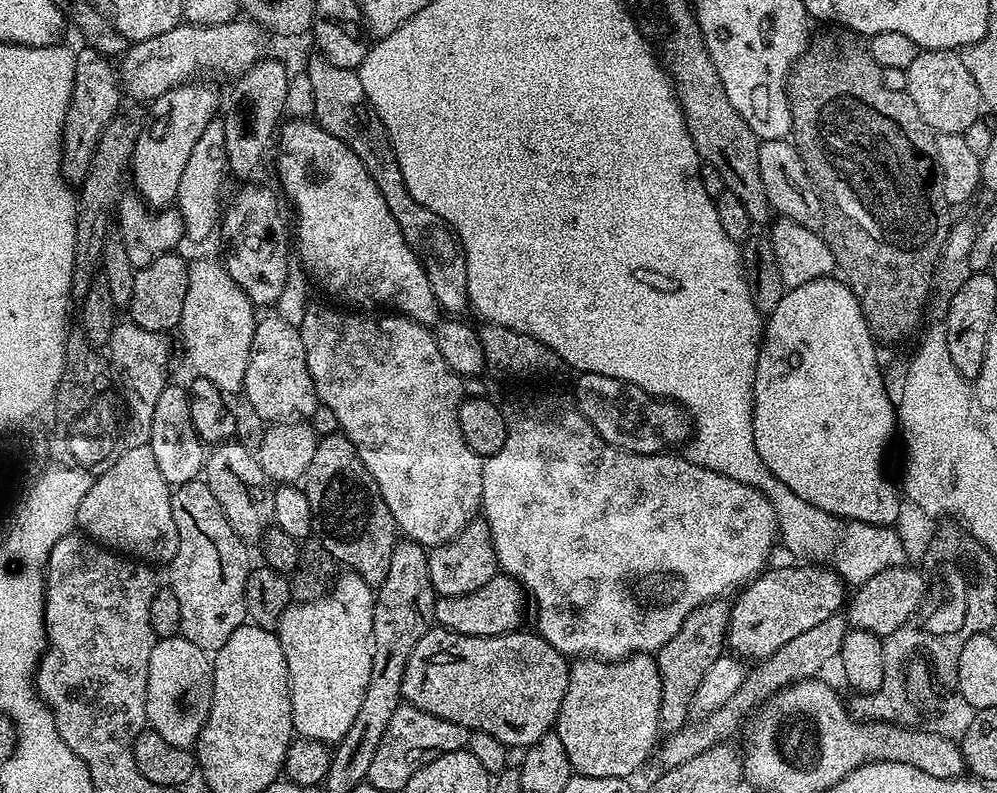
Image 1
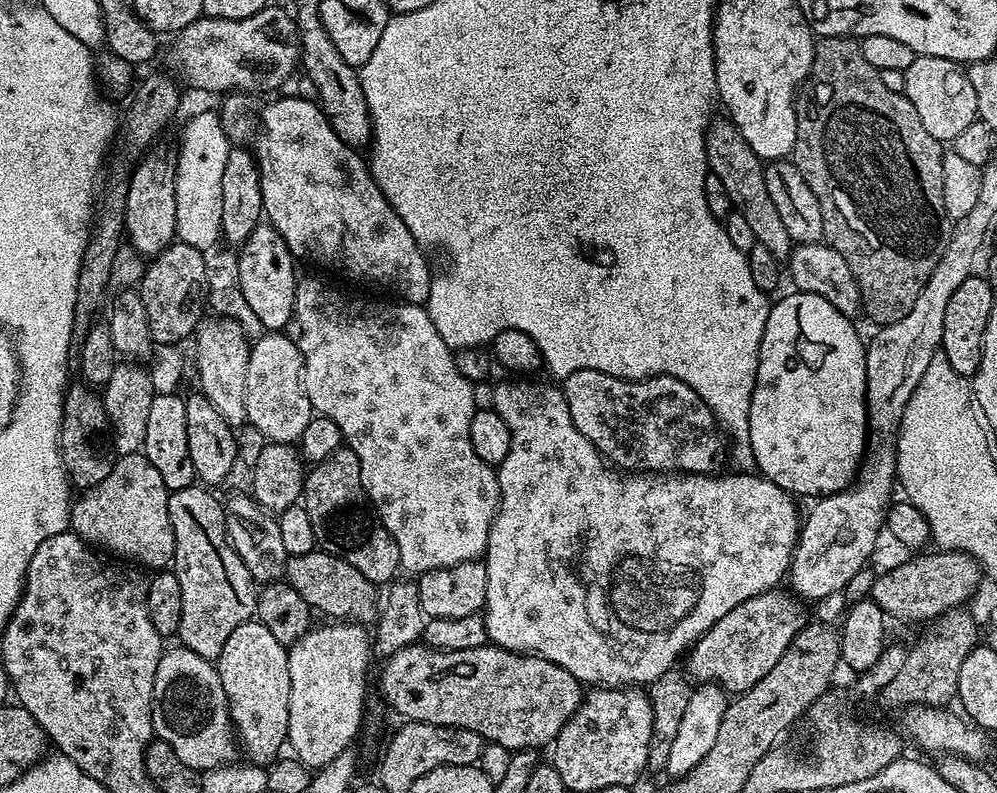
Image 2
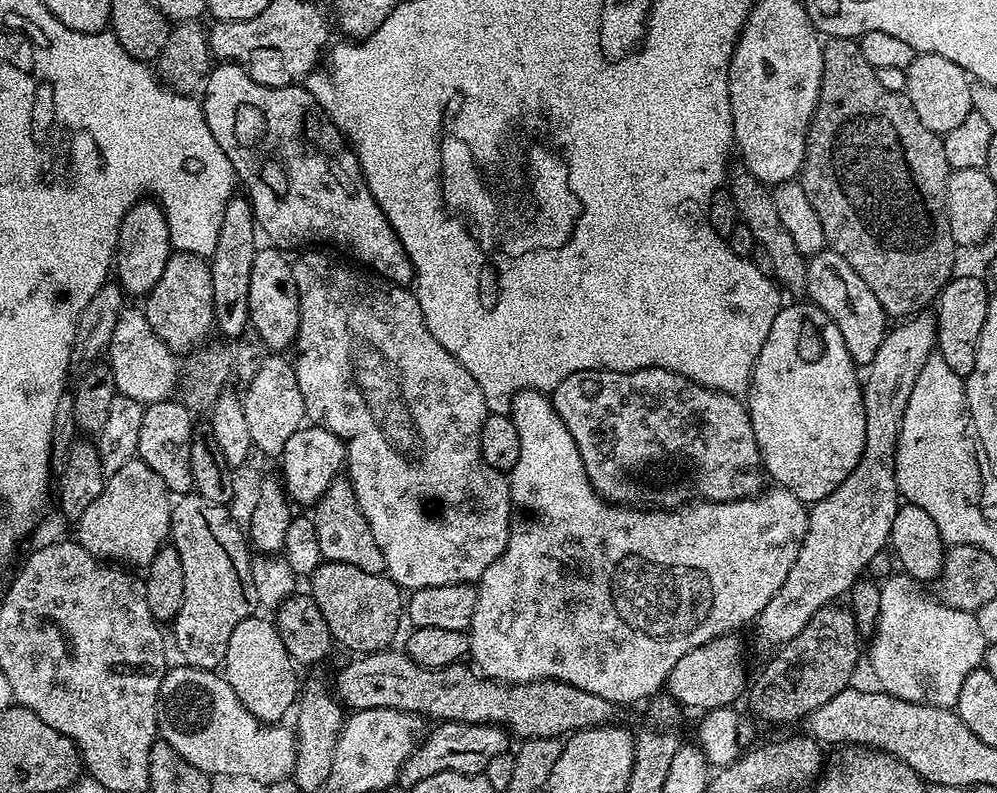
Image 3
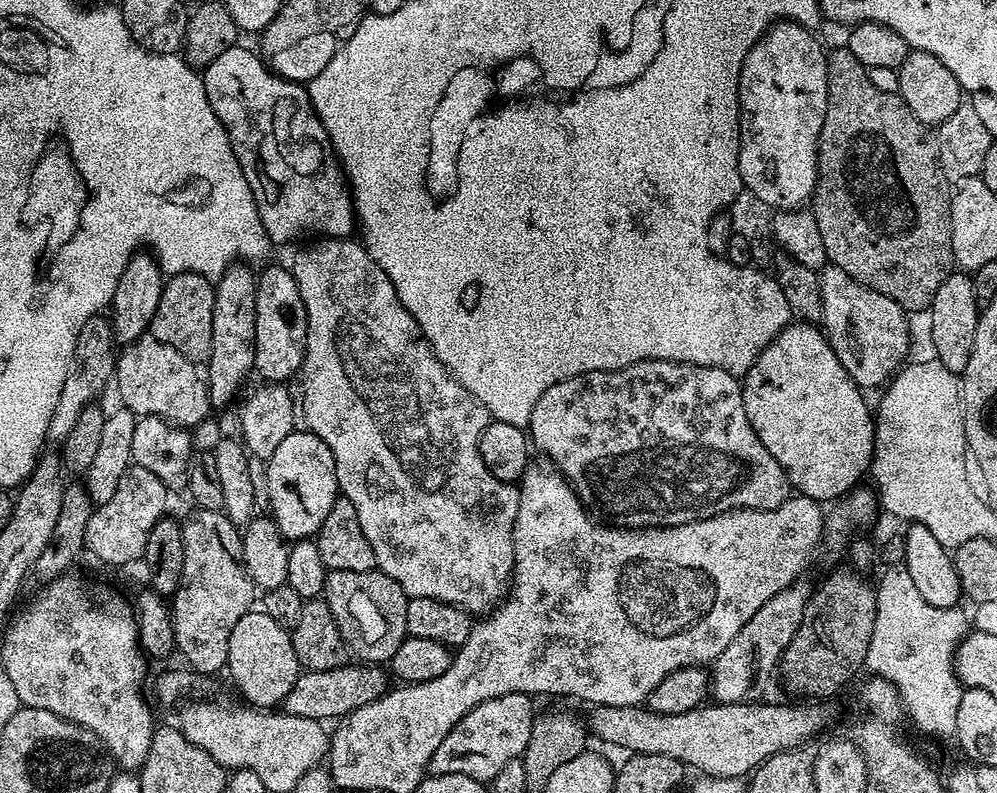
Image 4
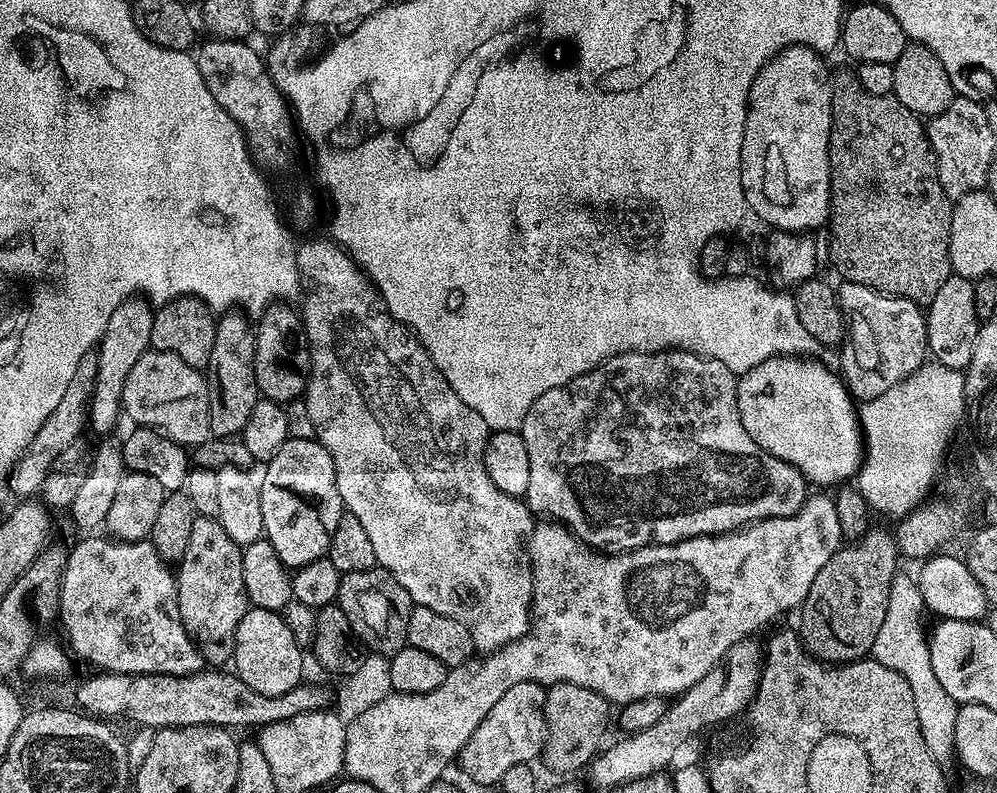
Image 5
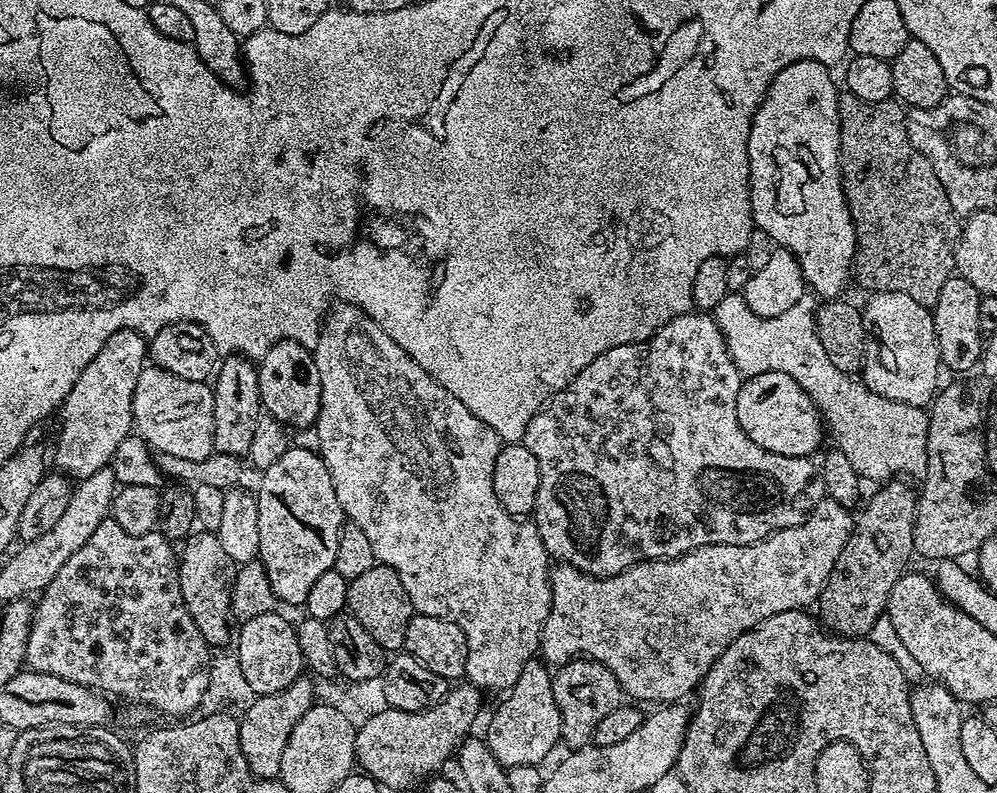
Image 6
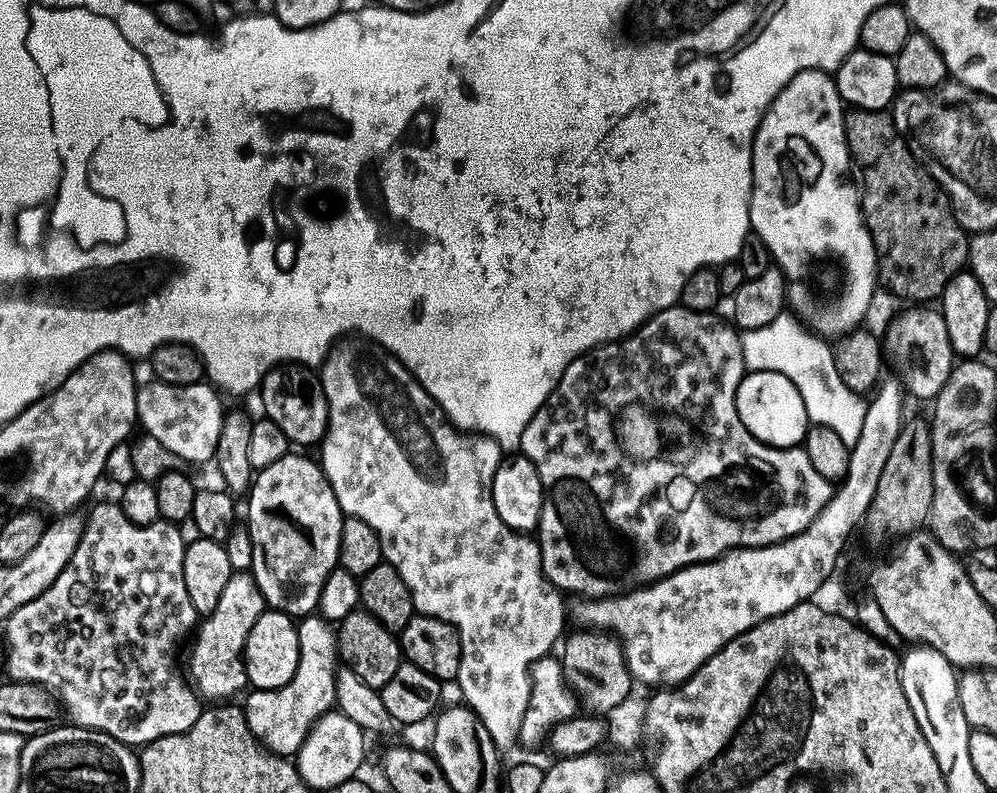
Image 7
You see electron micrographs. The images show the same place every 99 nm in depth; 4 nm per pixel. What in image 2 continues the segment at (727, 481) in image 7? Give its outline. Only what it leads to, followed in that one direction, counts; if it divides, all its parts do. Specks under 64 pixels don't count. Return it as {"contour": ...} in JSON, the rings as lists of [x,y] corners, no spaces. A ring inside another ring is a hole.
{"contour":[[[574,370],[574,374],[563,377],[562,387],[574,426],[617,469],[657,474],[719,469],[720,455],[726,452],[722,429],[686,382],[673,376],[623,380],[602,374],[602,370]]]}

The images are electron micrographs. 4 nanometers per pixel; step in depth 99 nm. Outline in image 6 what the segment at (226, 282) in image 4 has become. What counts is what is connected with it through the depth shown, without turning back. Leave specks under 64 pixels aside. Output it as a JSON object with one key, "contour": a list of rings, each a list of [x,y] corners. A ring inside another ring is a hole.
{"contour":[[[228,354],[219,361],[218,367],[214,373],[214,381],[211,385],[212,397],[214,398],[214,442],[212,443],[215,451],[222,454],[247,457],[250,450],[250,441],[254,439],[254,422],[262,414],[262,405],[260,402],[260,387],[258,386],[258,368],[247,356],[239,354]]]}

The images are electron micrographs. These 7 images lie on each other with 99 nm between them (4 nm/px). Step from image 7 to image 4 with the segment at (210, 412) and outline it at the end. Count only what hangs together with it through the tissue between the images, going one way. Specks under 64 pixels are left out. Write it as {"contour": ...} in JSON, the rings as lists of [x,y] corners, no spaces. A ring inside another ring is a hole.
{"contour":[[[151,334],[139,336],[134,343],[123,345],[122,351],[116,356],[116,371],[114,373],[114,388],[120,395],[119,403],[134,413],[141,416],[157,416],[169,420],[177,428],[192,430],[196,424],[210,416],[207,383],[196,373],[197,365],[191,360],[182,358],[174,346],[166,346],[166,342],[158,342]]]}

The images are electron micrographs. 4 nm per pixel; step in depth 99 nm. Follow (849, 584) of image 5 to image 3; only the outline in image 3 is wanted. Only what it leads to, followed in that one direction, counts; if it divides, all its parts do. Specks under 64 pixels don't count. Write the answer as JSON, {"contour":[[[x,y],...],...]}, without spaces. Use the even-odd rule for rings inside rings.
{"contour":[[[840,606],[818,610],[818,614],[814,614],[806,626],[802,626],[791,642],[773,655],[777,656],[761,670],[760,677],[751,681],[746,700],[752,703],[753,717],[761,716],[768,724],[803,721],[814,710],[818,710],[818,706],[830,702],[834,694],[853,683],[852,675],[860,660],[862,637],[849,609],[836,607]]]}

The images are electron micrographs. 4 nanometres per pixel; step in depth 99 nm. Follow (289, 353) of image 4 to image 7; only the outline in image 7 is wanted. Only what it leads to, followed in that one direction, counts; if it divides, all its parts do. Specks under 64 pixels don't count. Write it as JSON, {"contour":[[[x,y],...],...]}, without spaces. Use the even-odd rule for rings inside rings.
{"contour":[[[282,364],[278,368],[271,368],[260,383],[259,396],[264,403],[263,415],[274,421],[278,430],[282,430],[282,434],[286,434],[293,445],[316,446],[323,440],[324,431],[328,428],[328,407],[320,377],[315,371],[298,364]]]}

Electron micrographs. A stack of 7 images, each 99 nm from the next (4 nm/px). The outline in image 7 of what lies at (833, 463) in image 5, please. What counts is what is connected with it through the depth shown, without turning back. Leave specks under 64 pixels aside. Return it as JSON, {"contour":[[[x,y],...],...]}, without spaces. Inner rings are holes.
{"contour":[[[774,370],[761,372],[745,371],[736,391],[736,409],[742,426],[758,438],[758,442],[769,444],[771,448],[794,448],[804,443],[804,436],[810,427],[806,406],[798,386],[794,386],[791,376],[778,374]]]}

